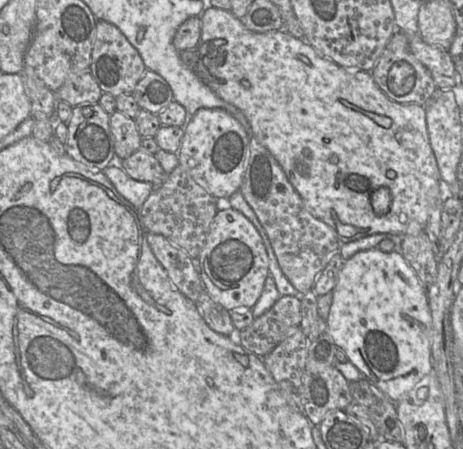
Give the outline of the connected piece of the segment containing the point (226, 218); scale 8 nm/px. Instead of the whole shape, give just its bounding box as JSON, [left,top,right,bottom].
[194,207,269,311]

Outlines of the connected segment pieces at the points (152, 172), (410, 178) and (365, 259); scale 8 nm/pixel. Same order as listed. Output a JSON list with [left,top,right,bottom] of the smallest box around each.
[[122,149,167,182],[193,7,447,244],[326,247,432,403]]

